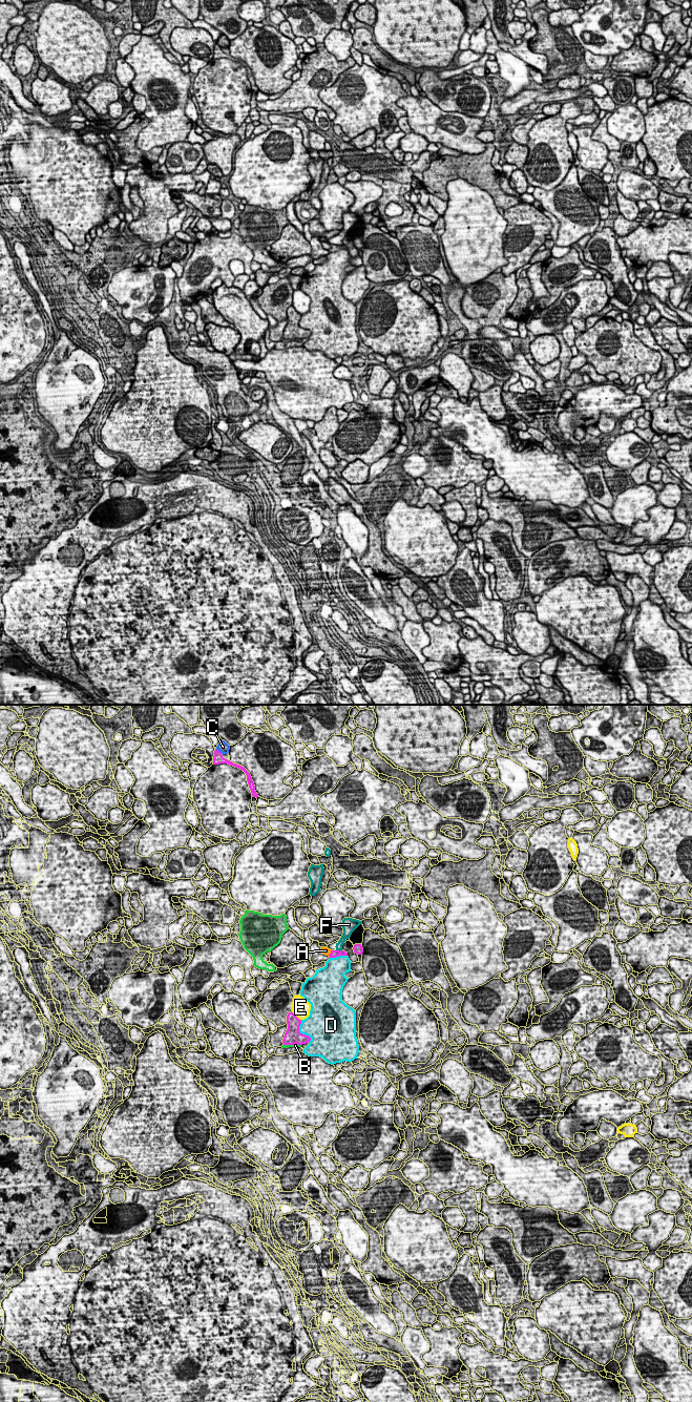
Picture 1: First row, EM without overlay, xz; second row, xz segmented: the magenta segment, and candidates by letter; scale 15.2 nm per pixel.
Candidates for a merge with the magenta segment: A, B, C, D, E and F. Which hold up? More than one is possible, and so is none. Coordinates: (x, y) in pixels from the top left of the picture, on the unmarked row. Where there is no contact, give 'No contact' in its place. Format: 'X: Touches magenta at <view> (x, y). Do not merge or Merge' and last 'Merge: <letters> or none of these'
A: Touches magenta at xz (331, 247). Do not merge
B: Touches magenta at xz (292, 338). Do not merge
C: Touches magenta at xz (218, 45). Do not merge
D: Touches magenta at xz (301, 328). Do not merge
E: Touches magenta at xz (295, 310). Do not merge
F: Touches magenta at xz (338, 245). Do not merge
Merge: none of these

